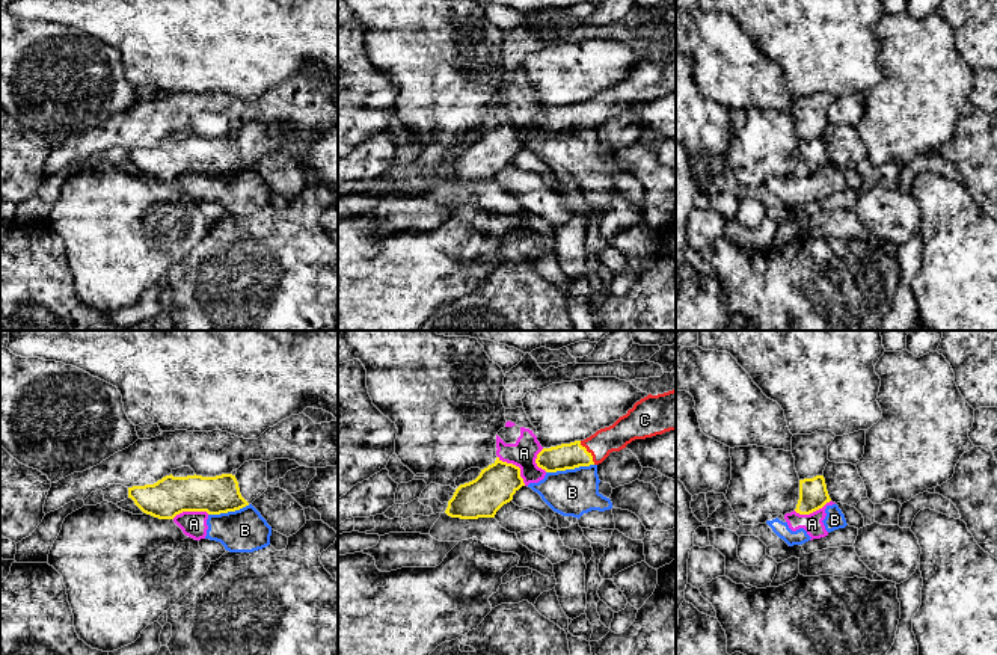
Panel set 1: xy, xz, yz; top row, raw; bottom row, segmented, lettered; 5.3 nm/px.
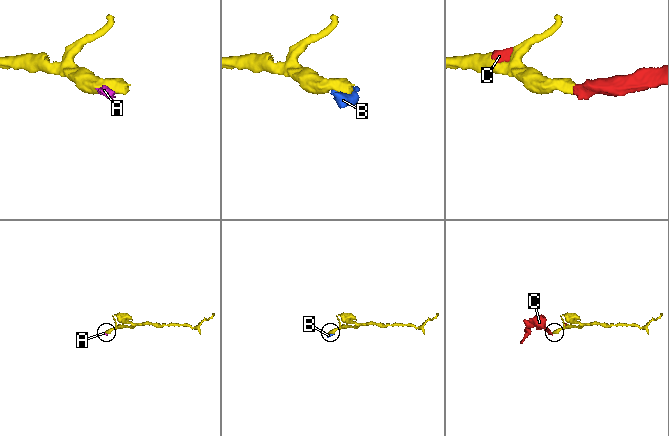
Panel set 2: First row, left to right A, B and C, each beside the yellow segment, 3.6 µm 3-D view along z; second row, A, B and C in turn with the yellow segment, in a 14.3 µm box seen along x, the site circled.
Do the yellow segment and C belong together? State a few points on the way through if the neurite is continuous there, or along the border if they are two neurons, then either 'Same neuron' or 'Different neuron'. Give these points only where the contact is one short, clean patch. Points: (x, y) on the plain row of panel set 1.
Same neuron

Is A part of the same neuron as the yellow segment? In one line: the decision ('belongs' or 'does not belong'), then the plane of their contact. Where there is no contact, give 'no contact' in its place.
does not belong; contact in xz

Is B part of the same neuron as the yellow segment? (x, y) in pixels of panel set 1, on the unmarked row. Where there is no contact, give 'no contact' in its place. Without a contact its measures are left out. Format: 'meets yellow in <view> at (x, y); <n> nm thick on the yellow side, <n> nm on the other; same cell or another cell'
meets yellow in xz at (569, 130); 140 nm thick on the yellow side, 260 nm on the other; another cell

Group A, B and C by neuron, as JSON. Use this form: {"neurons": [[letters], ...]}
{"neurons": [["A", "B"], ["C"]]}

